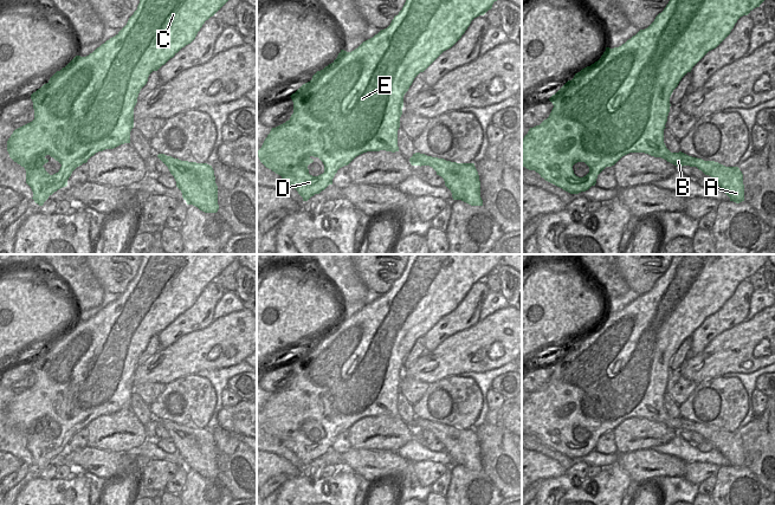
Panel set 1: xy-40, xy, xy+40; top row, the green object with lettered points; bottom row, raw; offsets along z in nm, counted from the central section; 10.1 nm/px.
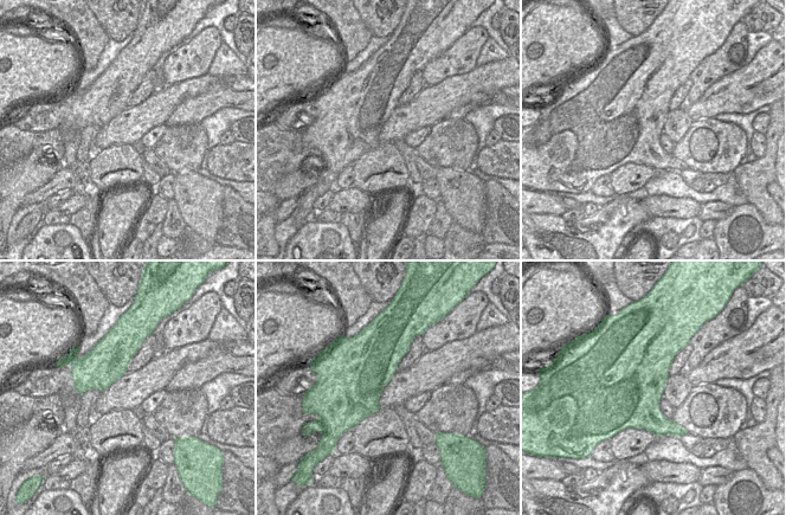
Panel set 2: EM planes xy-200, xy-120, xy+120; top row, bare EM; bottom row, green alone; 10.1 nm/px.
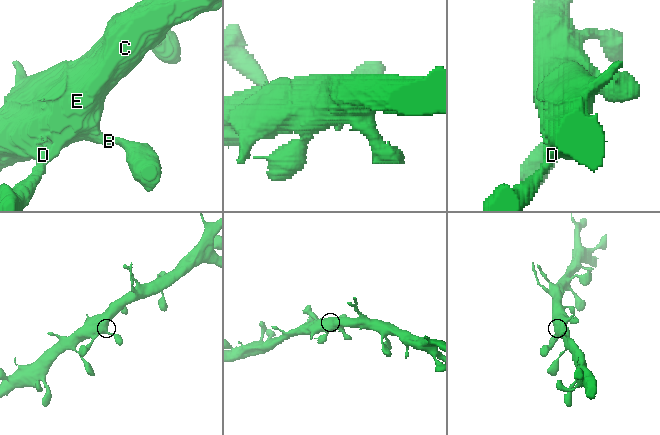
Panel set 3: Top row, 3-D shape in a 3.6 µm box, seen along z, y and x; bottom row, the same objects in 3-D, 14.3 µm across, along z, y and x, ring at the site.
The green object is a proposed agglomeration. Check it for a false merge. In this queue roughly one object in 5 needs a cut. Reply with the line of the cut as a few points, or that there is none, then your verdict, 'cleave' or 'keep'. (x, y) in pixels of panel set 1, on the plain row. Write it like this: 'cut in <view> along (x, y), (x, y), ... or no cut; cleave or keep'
no cut; keep

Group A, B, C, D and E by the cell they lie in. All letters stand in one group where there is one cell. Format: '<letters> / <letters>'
A B C D E

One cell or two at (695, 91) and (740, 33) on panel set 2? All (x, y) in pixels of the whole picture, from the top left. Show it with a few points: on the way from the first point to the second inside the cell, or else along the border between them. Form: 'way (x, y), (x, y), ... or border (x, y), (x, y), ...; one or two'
way (704, 77), (726, 56), (728, 47); one

